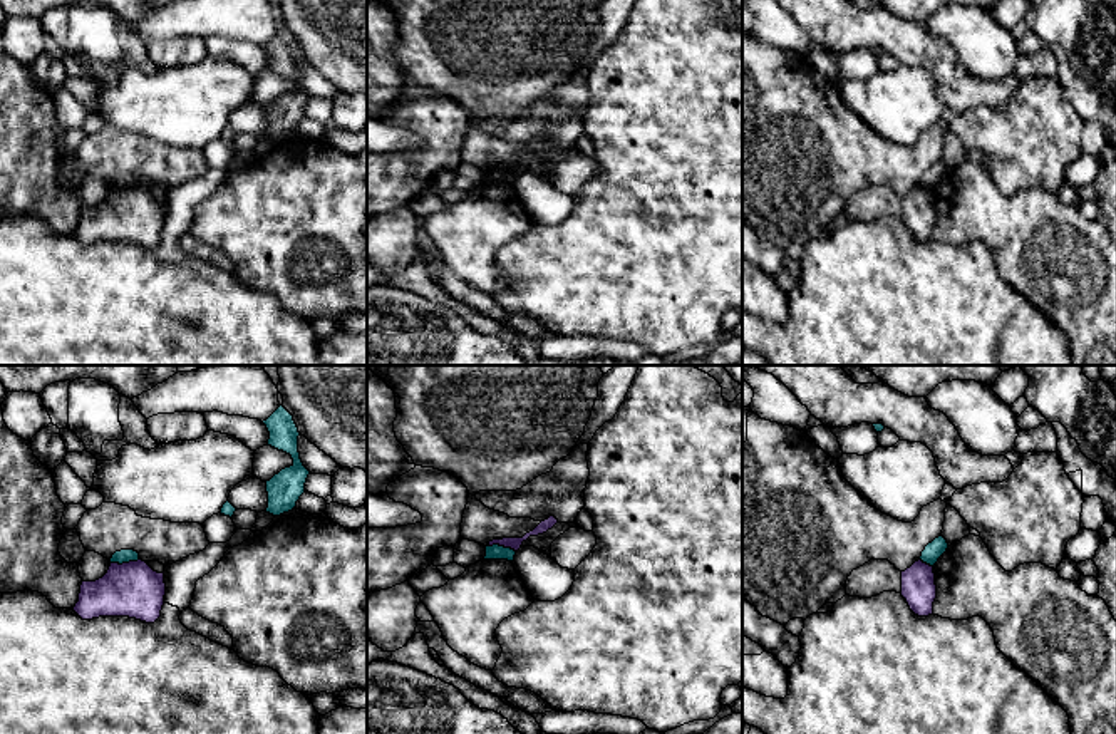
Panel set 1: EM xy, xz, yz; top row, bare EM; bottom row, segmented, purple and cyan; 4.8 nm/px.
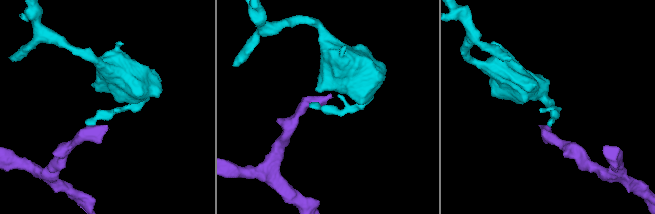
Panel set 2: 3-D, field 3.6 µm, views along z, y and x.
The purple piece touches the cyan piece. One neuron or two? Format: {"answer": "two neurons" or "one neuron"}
{"answer": "two neurons"}

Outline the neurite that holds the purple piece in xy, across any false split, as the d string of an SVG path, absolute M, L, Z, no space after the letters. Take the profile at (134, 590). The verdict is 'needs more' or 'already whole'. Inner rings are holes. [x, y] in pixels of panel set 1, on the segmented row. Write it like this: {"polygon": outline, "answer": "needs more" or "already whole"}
{"polygon": "M142 560L111 563L102 578L82 582L74 612L82 620L129 617L154 623L161 617L164 595L164 571L154 571Z", "answer": "already whole"}

